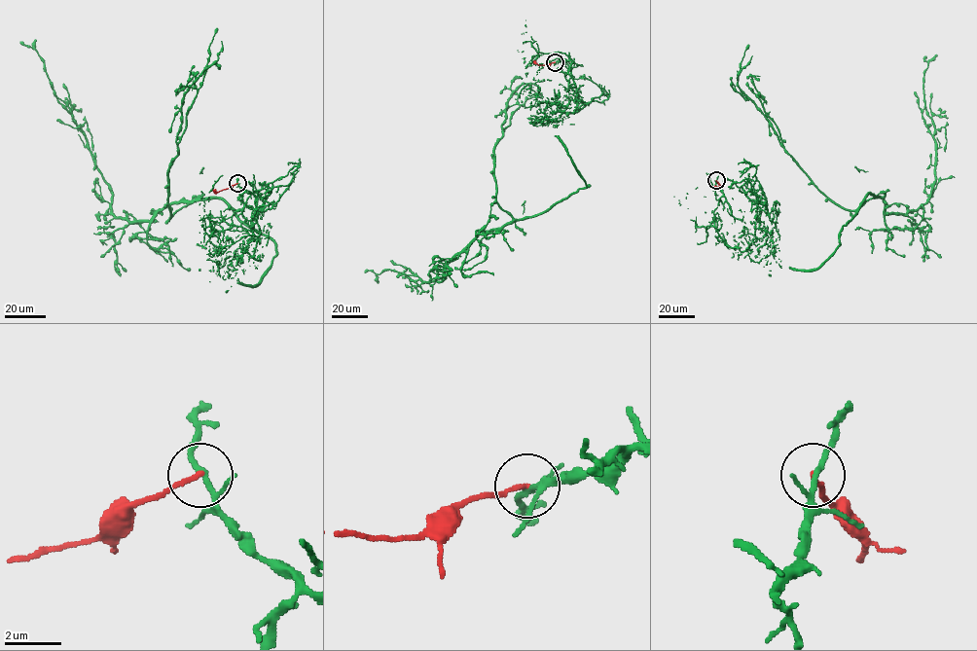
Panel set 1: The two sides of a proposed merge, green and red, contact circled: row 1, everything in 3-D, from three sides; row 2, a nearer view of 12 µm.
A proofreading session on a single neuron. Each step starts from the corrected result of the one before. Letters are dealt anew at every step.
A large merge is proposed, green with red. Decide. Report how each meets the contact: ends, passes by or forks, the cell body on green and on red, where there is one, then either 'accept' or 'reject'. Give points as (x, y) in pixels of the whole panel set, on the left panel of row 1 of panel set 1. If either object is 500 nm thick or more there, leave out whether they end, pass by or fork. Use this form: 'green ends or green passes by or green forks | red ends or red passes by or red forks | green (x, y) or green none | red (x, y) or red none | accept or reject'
green forks | red ends | green none | red none | reject

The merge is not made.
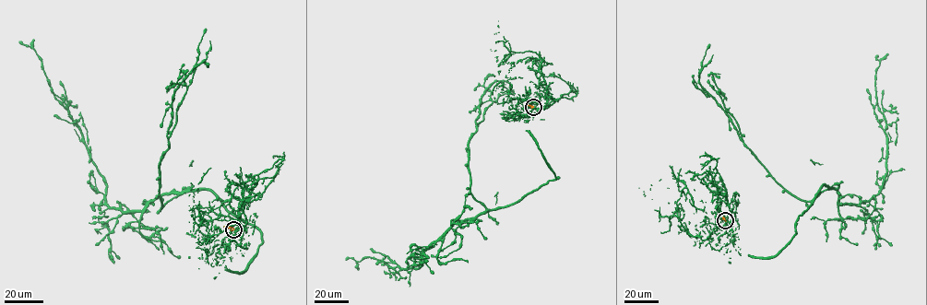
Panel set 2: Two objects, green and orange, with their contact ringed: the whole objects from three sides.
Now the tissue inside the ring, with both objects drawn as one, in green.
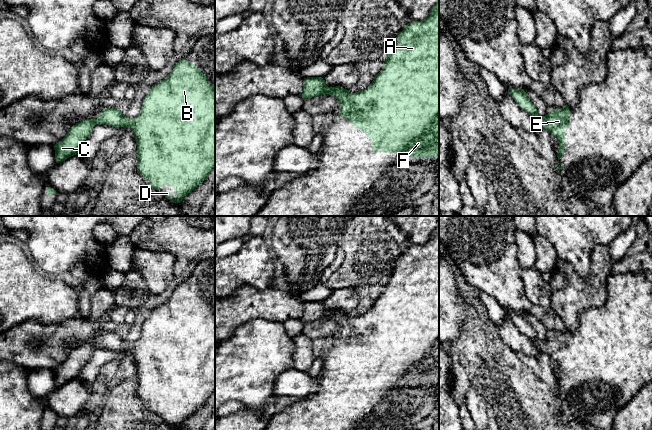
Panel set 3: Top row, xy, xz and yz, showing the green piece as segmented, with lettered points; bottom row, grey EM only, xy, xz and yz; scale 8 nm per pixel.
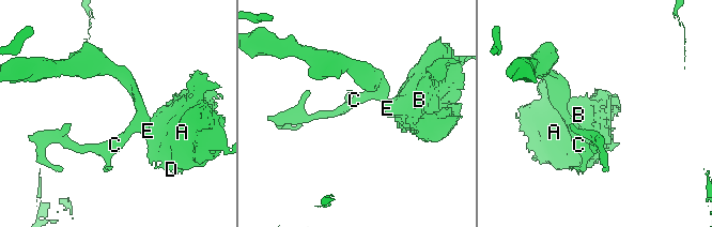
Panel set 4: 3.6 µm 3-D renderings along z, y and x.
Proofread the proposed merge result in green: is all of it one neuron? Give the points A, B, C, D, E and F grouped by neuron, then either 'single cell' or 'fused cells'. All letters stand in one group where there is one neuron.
A B C D E F; single cell

